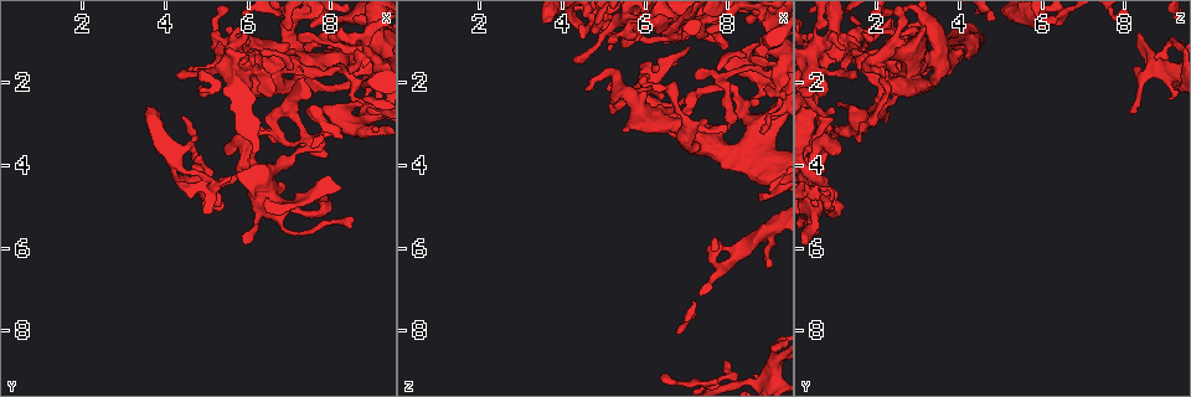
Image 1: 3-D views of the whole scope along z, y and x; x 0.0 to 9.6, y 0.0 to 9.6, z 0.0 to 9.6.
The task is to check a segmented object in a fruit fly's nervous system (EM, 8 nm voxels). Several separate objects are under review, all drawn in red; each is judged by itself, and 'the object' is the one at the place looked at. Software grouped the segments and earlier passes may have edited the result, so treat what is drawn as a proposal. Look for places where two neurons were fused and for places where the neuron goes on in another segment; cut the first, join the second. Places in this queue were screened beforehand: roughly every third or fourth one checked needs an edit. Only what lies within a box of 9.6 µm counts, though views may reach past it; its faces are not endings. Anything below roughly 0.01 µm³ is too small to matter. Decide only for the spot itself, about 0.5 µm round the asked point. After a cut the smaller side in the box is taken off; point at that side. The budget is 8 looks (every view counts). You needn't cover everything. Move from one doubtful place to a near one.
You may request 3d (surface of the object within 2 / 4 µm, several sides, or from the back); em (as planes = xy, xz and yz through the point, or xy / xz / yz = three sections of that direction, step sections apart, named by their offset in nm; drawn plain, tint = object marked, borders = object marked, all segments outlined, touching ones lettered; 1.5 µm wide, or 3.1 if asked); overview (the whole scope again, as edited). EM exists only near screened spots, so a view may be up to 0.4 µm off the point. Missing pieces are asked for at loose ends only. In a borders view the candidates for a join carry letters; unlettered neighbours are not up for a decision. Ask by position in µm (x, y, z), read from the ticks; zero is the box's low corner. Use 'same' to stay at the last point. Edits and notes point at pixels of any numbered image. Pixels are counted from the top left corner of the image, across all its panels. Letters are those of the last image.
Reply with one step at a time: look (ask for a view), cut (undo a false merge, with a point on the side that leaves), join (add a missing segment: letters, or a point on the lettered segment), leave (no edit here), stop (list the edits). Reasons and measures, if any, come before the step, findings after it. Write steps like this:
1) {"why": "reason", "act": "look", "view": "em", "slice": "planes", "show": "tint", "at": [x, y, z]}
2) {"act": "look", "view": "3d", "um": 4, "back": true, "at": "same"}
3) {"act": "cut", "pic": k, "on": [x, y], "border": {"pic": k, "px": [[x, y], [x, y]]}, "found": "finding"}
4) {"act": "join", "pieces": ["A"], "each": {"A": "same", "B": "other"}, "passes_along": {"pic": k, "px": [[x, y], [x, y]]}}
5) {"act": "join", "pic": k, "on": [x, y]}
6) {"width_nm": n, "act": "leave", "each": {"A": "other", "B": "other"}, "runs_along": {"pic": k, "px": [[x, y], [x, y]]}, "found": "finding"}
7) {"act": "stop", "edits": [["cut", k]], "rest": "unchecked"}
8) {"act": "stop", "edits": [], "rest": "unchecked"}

{"why": "branch stops here", "act": "look", "view": "3d", "um": 2, "at": [4.55, 1.85, 2.15]}

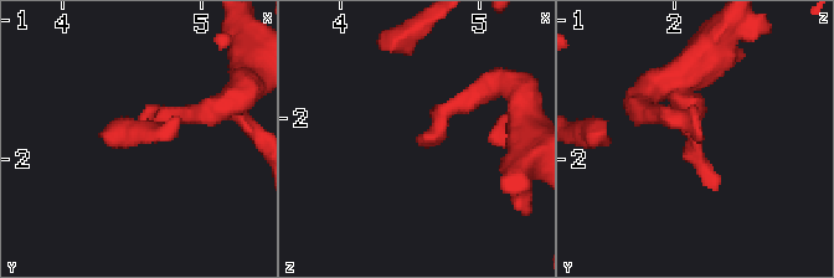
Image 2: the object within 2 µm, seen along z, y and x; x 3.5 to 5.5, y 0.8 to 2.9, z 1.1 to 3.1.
{"act": "look", "view": "em", "slice": "planes", "show": "tint", "at": [4.58, 1.86, 2.20]}

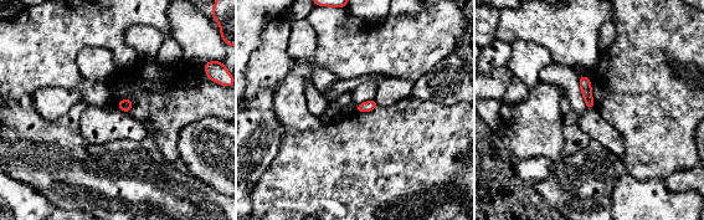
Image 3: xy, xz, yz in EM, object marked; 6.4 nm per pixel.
{"act": "look", "view": "em", "slice": "planes", "show": "borders", "at": "same"}

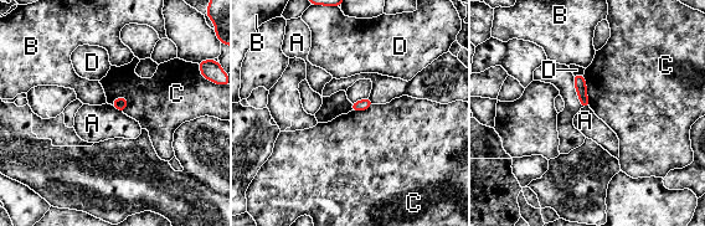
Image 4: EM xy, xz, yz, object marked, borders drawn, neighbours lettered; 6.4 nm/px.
{"act": "leave", "each": {"A": "other", "B": "other", "C": "other", "D": "other"}, "found": "none of them fits"}

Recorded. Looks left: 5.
{"why": "thin end", "act": "look", "view": "3d", "um": 2, "at": [7.25, 0.85, 1.75]}

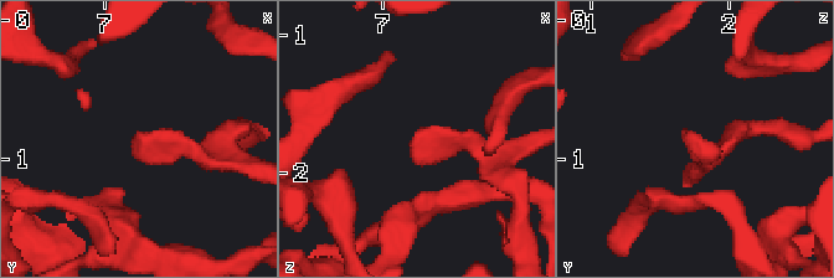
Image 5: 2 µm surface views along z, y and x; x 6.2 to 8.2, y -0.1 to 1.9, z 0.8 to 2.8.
{"why": "need the tissue", "act": "look", "view": "em", "slice": "planes", "show": "tint", "at": [7.22, 0.84, 1.68]}

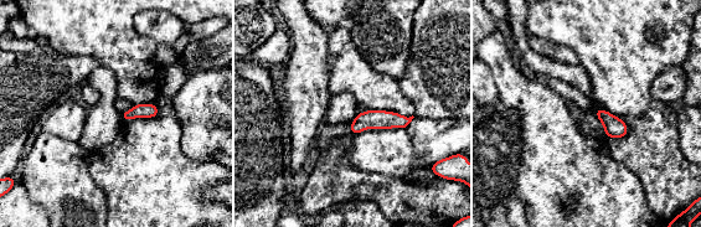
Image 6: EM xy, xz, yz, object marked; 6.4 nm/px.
{"why": "see the neighbours", "act": "look", "view": "em", "slice": "planes", "show": "borders", "at": "same"}

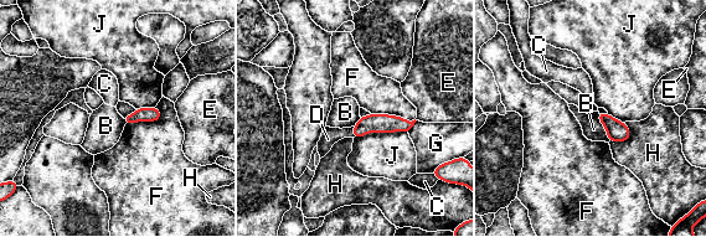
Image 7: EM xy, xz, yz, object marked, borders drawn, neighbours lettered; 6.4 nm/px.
{"width_nm": 80, "act": "leave", "each": {"B": "other", "C": "other", "D": "other", "E": "other", "F": "other", "G": "other", "H": "other", "J": "other"}, "border": {"pic": 7, "px": [[597, 112], [597, 117], [609, 140]]}, "found": "none of them fits"}

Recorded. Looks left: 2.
{"why": "stops while still wide", "act": "look", "view": "3d", "um": 2, "at": [5.55, 0.70, 3.20]}

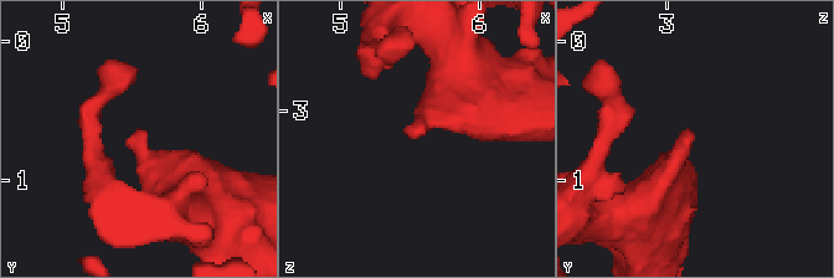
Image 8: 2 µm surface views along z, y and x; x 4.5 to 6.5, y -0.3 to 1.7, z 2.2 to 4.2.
{"why": "need the tissue", "act": "look", "view": "em", "slice": "planes", "show": "borders", "at": [5.60, 0.64, 3.16]}

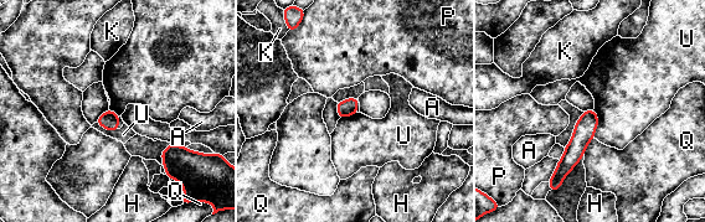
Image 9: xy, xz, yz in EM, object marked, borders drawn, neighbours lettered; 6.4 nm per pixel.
{"longest_contact_nm": ["U", 180], "act": "leave", "each": {"A": "other", "H": "other", "K": "other", "P": "other", "Q": "other", "U": "other"}, "found": "no lettered segment goes on from it"}

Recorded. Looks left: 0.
{"act": "stop", "edits": [], "rest": "unchecked"}

